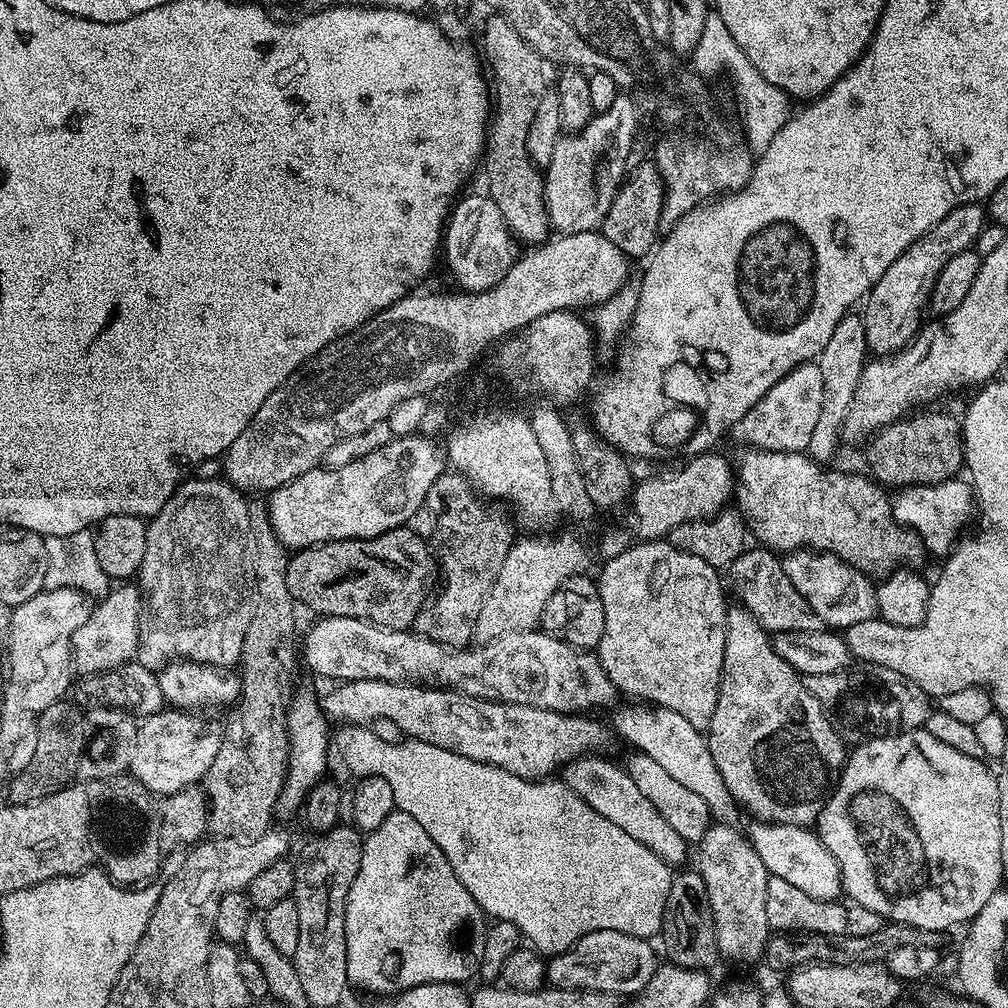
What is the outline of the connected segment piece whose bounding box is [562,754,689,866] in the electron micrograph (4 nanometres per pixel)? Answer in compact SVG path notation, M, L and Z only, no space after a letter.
M589 754L568 761L562 768L563 783L598 814L602 814L602 818L614 822L614 826L626 830L626 834L630 834L632 838L638 838L638 842L654 850L654 854L658 854L658 858L662 858L669 866L680 866L676 864L685 860L688 842L674 830L674 826L670 826L670 822L666 822L666 818L658 812L658 806L654 806L654 802L650 802L650 798L646 798L646 794L638 790L627 767L620 765L619 768L614 761L603 760L602 757L600 754Z

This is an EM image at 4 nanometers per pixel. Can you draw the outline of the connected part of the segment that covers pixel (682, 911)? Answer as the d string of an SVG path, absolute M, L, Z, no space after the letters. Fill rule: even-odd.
M677 871L672 878L670 894L666 894L664 911L664 948L668 951L667 959L683 968L711 969L711 964L718 960L720 951L716 945L716 927L712 910L708 906L706 882L699 871Z

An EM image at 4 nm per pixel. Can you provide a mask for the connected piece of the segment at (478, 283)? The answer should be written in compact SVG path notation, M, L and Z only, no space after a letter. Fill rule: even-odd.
M486 194L463 195L454 203L442 236L442 250L451 274L465 293L485 292L500 284L514 262L511 235L498 204Z

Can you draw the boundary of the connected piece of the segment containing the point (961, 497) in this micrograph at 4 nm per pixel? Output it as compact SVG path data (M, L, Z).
M953 478L940 484L910 484L891 497L892 516L905 528L911 528L924 542L929 553L943 557L961 539L960 527L974 512L974 489L967 479Z

